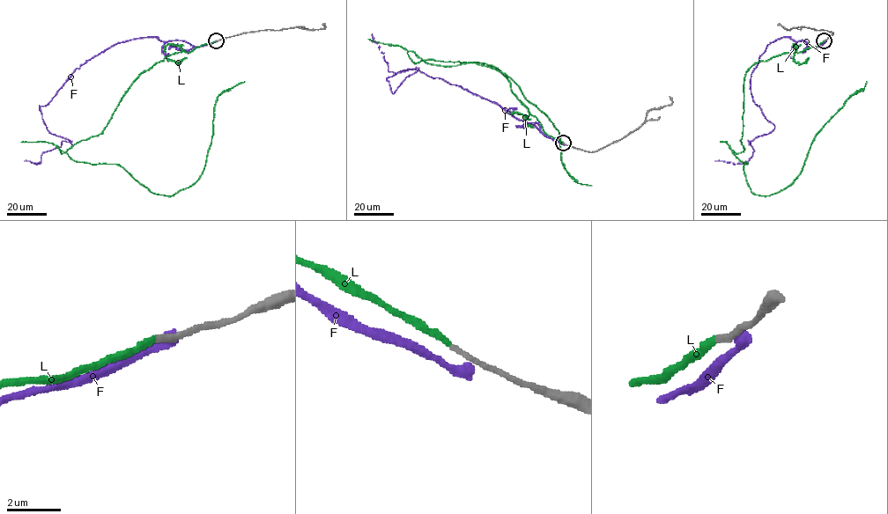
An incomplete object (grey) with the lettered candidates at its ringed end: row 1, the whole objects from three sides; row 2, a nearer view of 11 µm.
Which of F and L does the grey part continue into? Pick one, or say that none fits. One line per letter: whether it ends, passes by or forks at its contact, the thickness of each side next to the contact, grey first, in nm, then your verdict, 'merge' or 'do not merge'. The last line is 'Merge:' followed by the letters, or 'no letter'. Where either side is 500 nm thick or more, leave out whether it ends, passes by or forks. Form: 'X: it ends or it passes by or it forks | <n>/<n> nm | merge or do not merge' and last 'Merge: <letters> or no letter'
F: it ends | 280/440 nm | do not merge
L: it ends | 200/240 nm | merge
Merge: L

